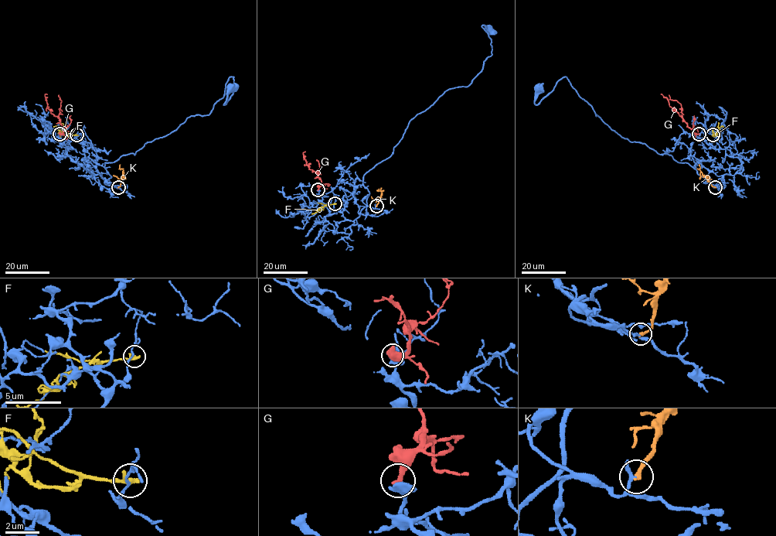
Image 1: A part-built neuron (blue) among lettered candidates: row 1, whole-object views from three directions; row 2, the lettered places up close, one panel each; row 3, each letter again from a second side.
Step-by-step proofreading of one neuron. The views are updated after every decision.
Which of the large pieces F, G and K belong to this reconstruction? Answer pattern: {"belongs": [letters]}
{"belongs": ["G"]}

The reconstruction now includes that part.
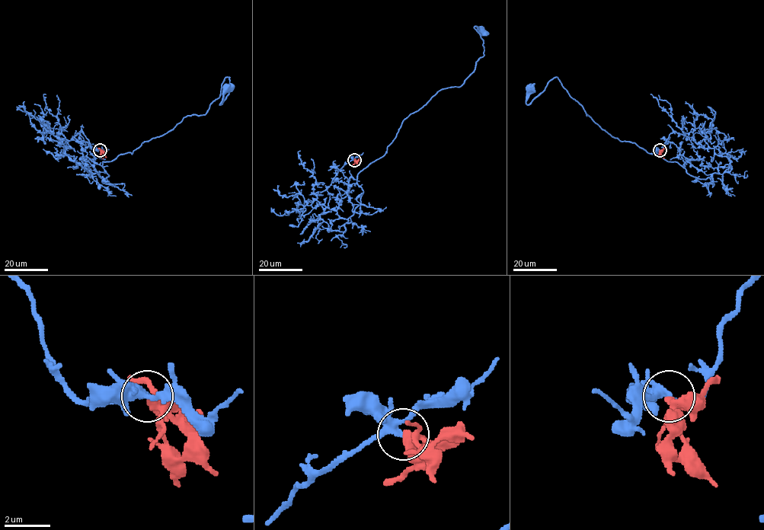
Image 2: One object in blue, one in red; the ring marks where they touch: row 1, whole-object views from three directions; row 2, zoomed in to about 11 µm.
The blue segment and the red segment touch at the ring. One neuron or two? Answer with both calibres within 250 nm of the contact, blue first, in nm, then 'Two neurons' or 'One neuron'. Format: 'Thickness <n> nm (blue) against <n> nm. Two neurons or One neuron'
Thickness 240 nm (blue) against 240 nm. Two neurons

